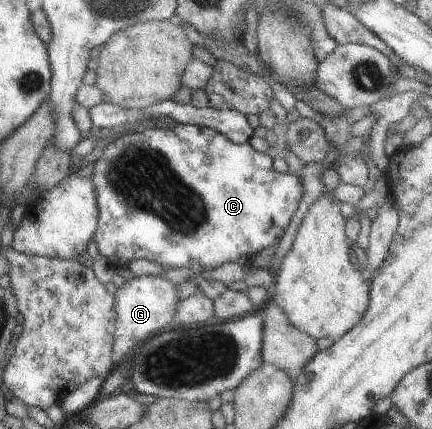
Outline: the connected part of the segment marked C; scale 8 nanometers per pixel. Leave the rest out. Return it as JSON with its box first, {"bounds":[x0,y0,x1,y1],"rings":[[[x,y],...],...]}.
{"bounds":[92,123,303,269],"rings":[[[177,123],[170,129],[160,129],[152,127],[142,132],[123,133],[113,139],[101,153],[101,156],[94,163],[92,181],[95,185],[96,205],[98,208],[98,227],[93,240],[98,246],[101,256],[107,258],[108,264],[115,269],[127,267],[133,259],[147,259],[161,263],[168,268],[189,268],[190,266],[200,268],[217,268],[226,262],[235,261],[239,256],[256,256],[266,246],[277,245],[278,238],[283,236],[289,226],[293,214],[299,206],[303,189],[299,178],[290,174],[277,173],[273,171],[273,158],[263,152],[253,149],[249,142],[234,143],[226,136],[217,132],[214,128],[202,127],[199,125]]]}

